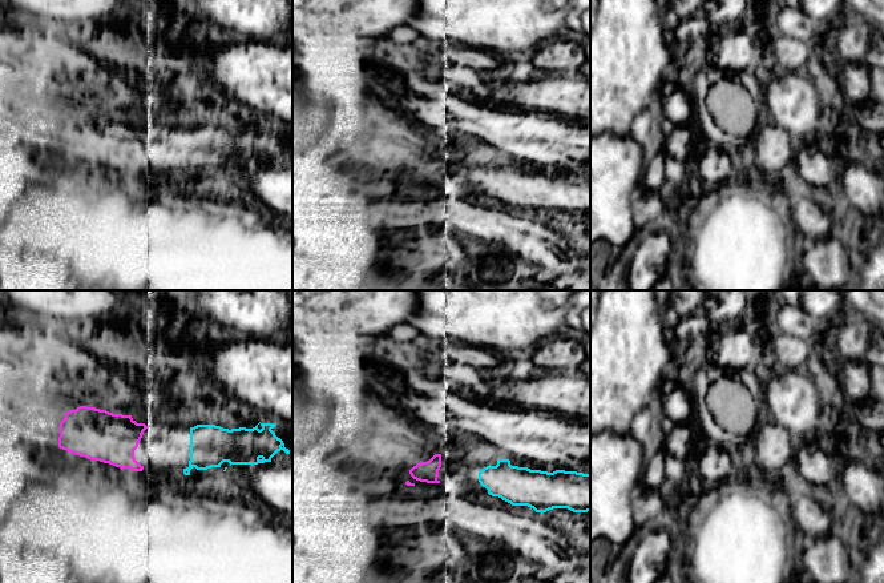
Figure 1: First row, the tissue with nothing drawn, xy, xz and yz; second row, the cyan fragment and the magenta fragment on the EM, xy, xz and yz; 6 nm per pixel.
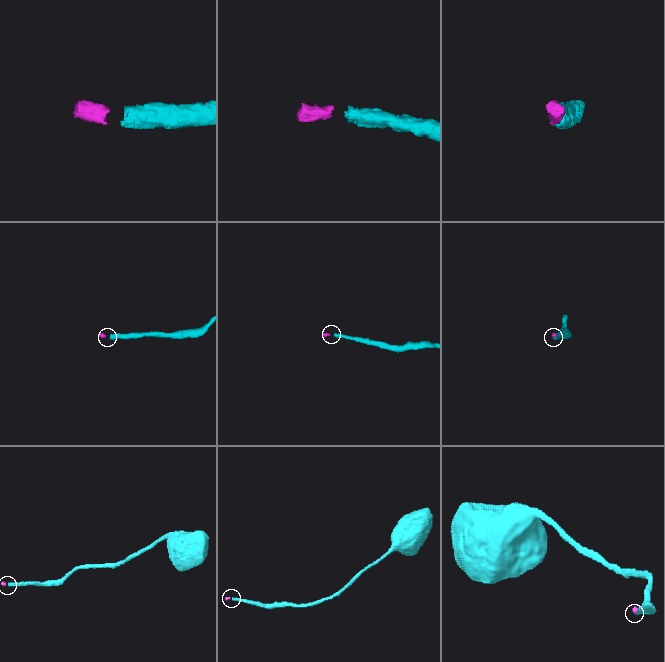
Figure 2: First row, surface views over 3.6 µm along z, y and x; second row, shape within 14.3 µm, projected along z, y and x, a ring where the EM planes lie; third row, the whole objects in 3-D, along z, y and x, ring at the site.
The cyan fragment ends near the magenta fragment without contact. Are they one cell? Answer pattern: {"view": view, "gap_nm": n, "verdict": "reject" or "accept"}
{"view": "xz", "gap_nm": 240, "verdict": "accept"}

